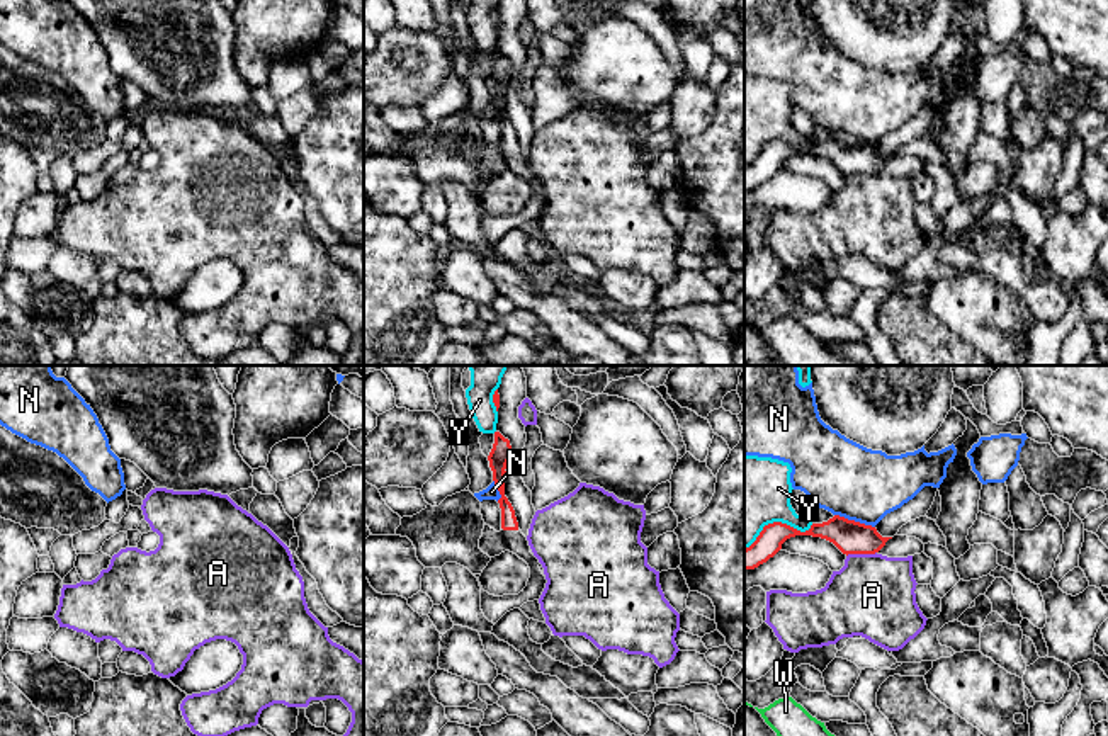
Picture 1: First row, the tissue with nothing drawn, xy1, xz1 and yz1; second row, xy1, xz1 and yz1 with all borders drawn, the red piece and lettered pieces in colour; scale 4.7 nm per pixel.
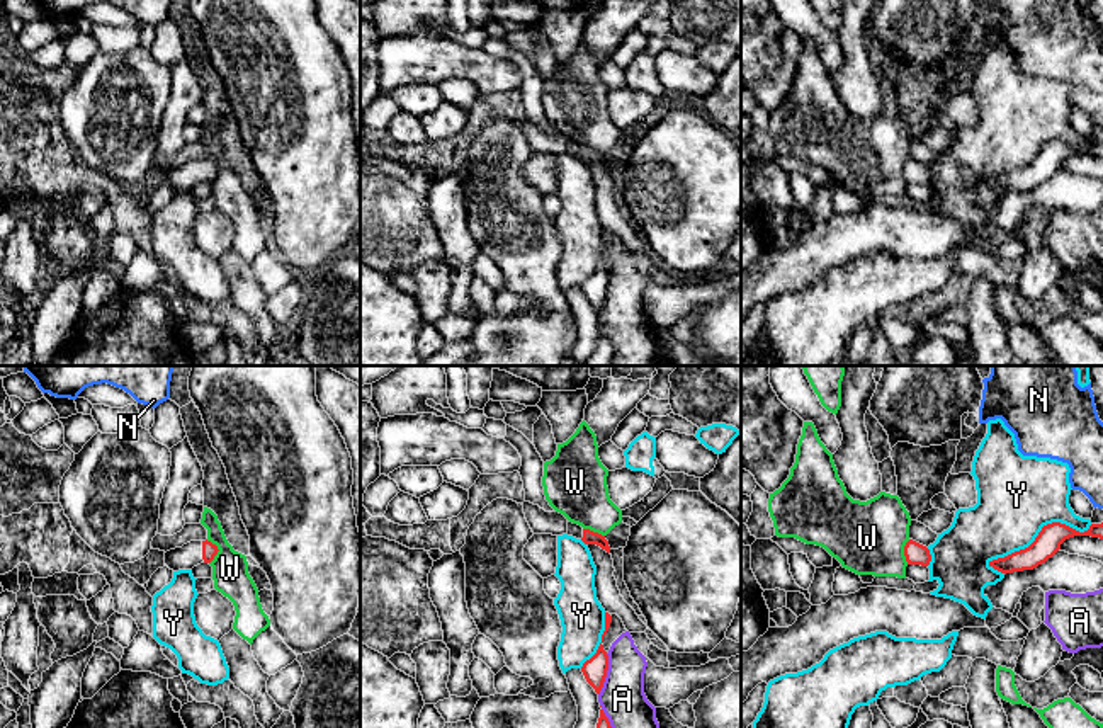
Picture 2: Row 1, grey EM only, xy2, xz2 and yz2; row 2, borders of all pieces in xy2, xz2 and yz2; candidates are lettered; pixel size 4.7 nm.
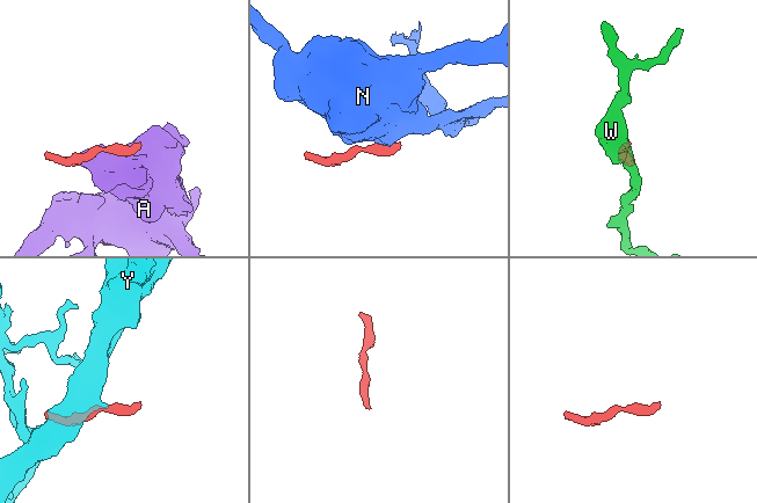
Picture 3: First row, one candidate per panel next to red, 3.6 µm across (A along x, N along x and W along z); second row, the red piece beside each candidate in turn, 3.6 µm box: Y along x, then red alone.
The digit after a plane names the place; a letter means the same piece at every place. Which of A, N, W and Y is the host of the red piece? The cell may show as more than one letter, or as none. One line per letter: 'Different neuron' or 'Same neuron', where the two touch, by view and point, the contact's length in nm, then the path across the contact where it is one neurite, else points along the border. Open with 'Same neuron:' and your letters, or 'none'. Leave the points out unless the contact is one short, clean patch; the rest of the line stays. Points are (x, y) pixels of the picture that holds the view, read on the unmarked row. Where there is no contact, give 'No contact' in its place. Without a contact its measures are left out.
Same neuron: none
A: Different neuron. Touches red at xz2 (605, 293). Shared border 200 nm
N: Different neuron. Touches red at yz1 (853, 140). Shared border 200 nm. Boundary: yz1 (835, 133), (874, 147)
W: Different neuron. Touches red at xy2 (218, 169). Shared border 120 nm. Boundary: xy2 (206, 159), (218, 169), (209, 182)
Y: Different neuron. Touches red at yz2 (1039, 152). Shared border 550 nm

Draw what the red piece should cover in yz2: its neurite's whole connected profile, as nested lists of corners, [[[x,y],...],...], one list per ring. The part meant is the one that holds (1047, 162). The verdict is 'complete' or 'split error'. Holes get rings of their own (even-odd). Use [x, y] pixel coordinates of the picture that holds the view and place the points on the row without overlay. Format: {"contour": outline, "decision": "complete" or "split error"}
{"contour": [[[1061,141],[1047,143],[1042,146],[1035,160],[1028,167],[1015,170],[1004,177],[993,179],[989,180],[989,185],[1004,194],[1013,191],[1033,189],[1052,177],[1061,168],[1061,163],[1074,155],[1091,155],[1103,158],[1103,141],[1091,143],[1084,151],[1079,151]]], "decision": "complete"}

